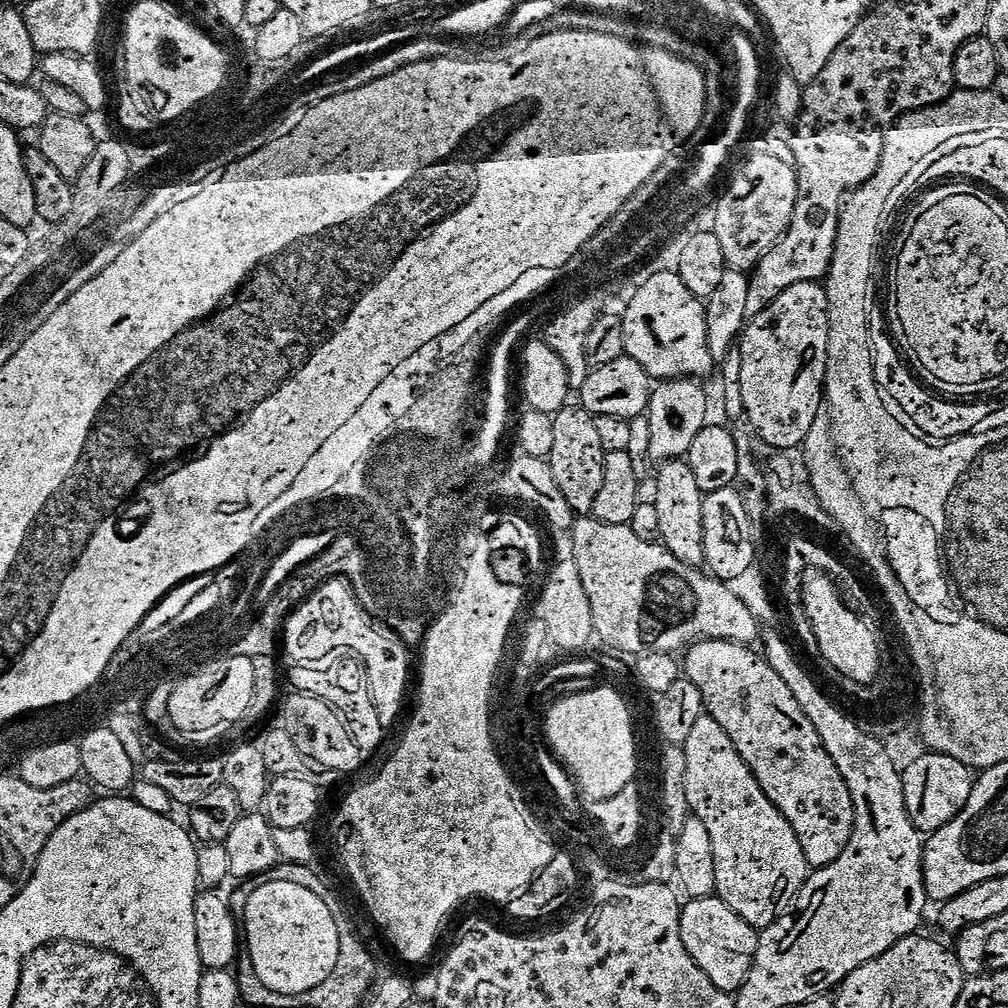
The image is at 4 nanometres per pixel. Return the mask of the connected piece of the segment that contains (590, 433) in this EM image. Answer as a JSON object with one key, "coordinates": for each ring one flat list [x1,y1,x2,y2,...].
{"coordinates":[[565,406,552,416,554,422,554,446,550,449,547,462,562,498,571,506,573,513,580,518,592,516,594,502,602,491,602,470,604,454,598,429,594,427,596,417,583,406]]}

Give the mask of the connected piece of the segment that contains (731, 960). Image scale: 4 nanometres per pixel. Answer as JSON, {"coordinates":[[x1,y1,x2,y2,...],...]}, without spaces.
{"coordinates":[[715,895,701,900,688,900,680,913,680,929,682,942,690,958,694,958,706,978,710,978,710,982,714,982,718,990,729,994,739,992,756,957,757,929,751,928,742,917,734,914,734,910,730,910,730,906,726,906,726,902]]}

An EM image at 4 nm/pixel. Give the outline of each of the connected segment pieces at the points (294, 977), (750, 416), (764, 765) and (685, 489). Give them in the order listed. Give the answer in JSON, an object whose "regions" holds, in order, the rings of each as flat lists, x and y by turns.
{"regions":[[[283,878,258,885,248,896,244,920,242,916,242,928,246,933,246,954,254,962,258,978,262,978,263,984,270,986,270,990,278,990,278,994,287,996,301,996,314,990,314,986,322,986,322,982,330,978,334,962,338,962,340,931,336,925,337,919,337,913,326,906,321,893,313,892,304,885,295,885]],[[802,282,790,286,762,314,751,317,738,341,740,353,740,385,742,386,742,402,747,423,752,423,752,428,769,444,769,449,800,448,810,434,810,426,814,426,814,418,818,418,820,403,824,401,824,376,828,373,828,289,820,282]],[[701,640,683,653,682,672,690,682,694,682,694,686,698,686,707,715,714,717,718,726,730,734,730,742,734,742,738,754,742,754,764,793,800,837,809,869,825,868,840,857,852,837,856,811,850,790,830,754,822,746,820,735,814,730,810,718,802,714,802,706,798,706,794,694,790,694,790,686,782,682,763,655,755,656,752,651,751,647,731,644,729,640]],[[669,460,656,476,656,497,654,503,660,522,660,540,664,547,684,564,700,568,704,564,704,543,702,542,702,506,706,493,698,486,694,470,683,460]]]}

